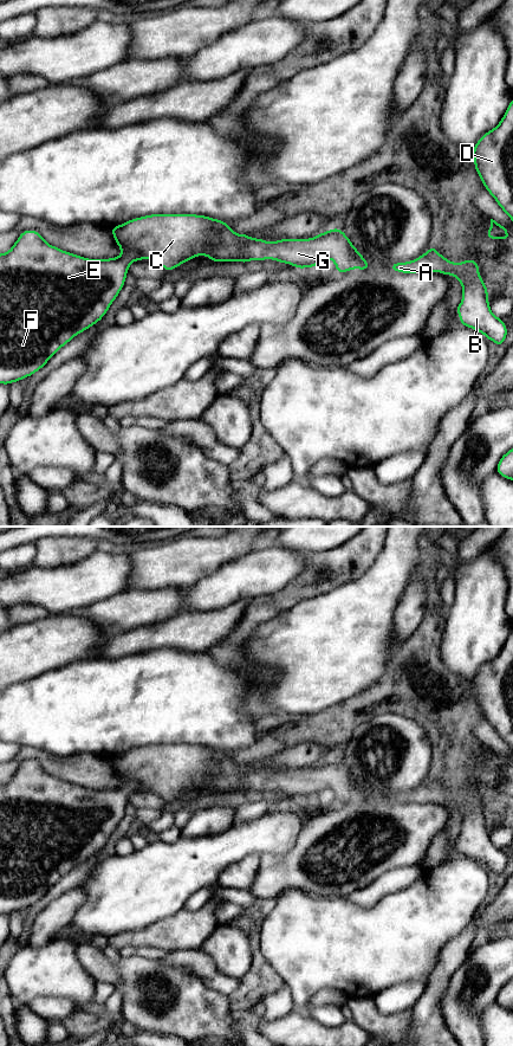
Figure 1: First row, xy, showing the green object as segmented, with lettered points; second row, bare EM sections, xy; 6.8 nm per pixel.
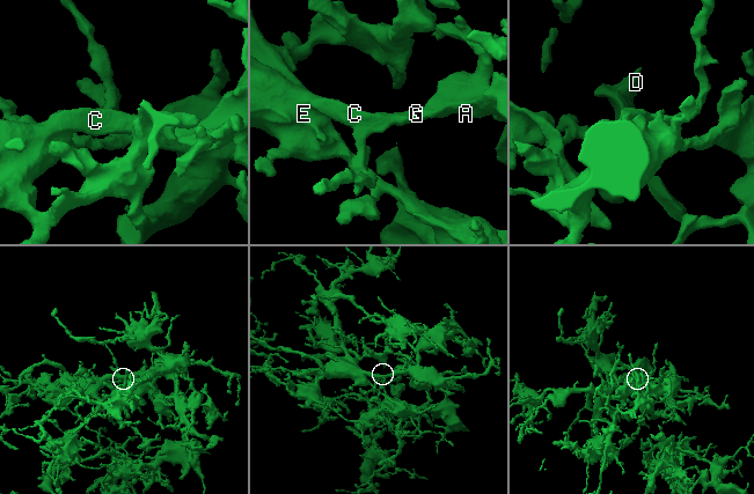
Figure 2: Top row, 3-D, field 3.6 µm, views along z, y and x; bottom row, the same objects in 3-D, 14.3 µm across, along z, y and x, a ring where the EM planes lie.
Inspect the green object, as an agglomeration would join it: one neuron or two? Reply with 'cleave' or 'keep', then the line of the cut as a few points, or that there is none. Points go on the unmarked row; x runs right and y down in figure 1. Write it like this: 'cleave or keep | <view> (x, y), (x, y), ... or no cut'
keep | no cut

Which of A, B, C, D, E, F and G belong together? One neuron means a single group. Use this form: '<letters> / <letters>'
A B C D E F G

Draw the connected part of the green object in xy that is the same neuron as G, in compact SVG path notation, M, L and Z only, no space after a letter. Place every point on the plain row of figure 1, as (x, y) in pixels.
M150 744L128 750L110 758L122 784L116 788L90 789L63 781L46 770L35 760L20 763L6 783L0 783L0 913L11 915L35 904L48 890L74 866L98 853L108 842L124 816L132 792L145 788L160 794L165 801L178 798L197 786L207 786L215 792L241 792L272 789L297 799L316 798L324 789L332 789L337 803L370 800L370 794L338 757L310 769L280 769L265 771L252 769L249 764L235 763L223 750L197 744Z

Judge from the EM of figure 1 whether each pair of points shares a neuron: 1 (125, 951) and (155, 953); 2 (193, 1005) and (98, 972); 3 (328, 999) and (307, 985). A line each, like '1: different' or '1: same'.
1: same
2: same
3: different

